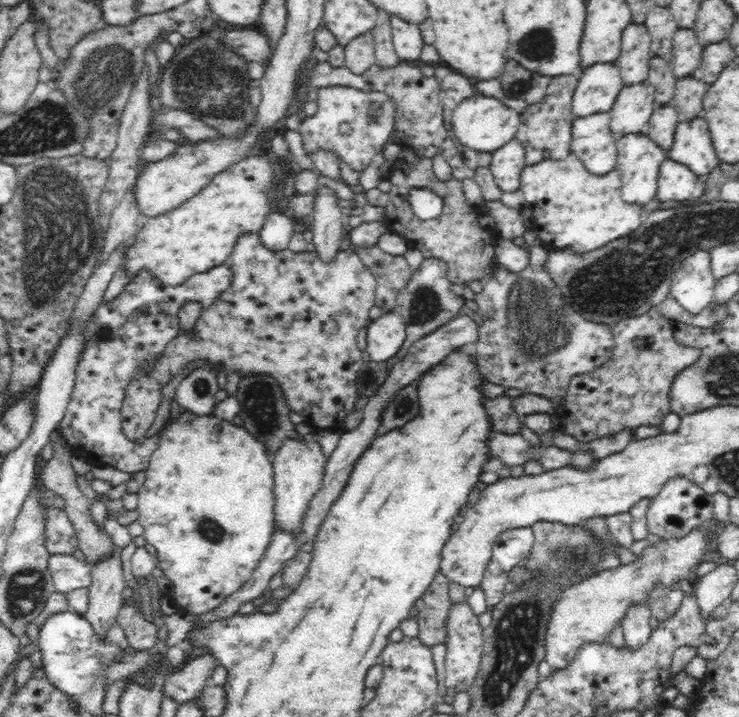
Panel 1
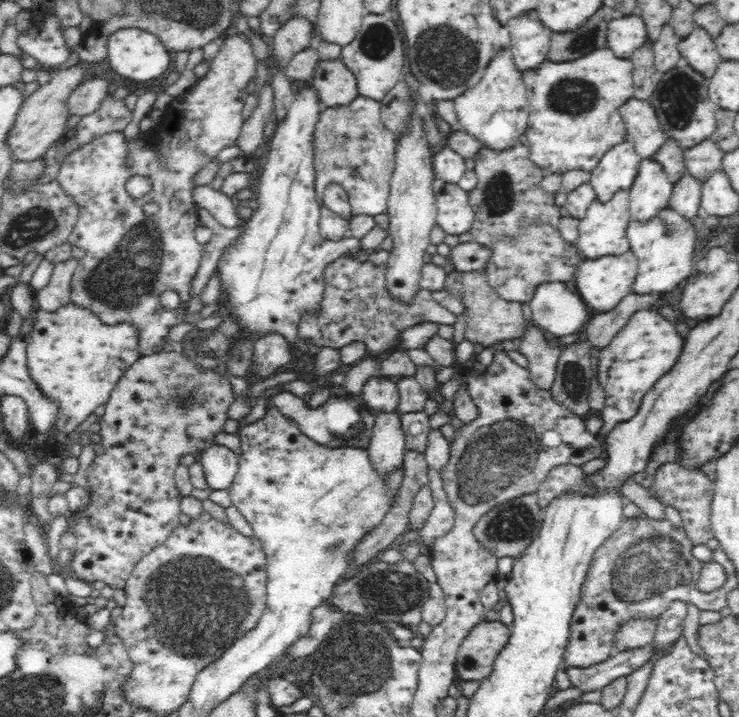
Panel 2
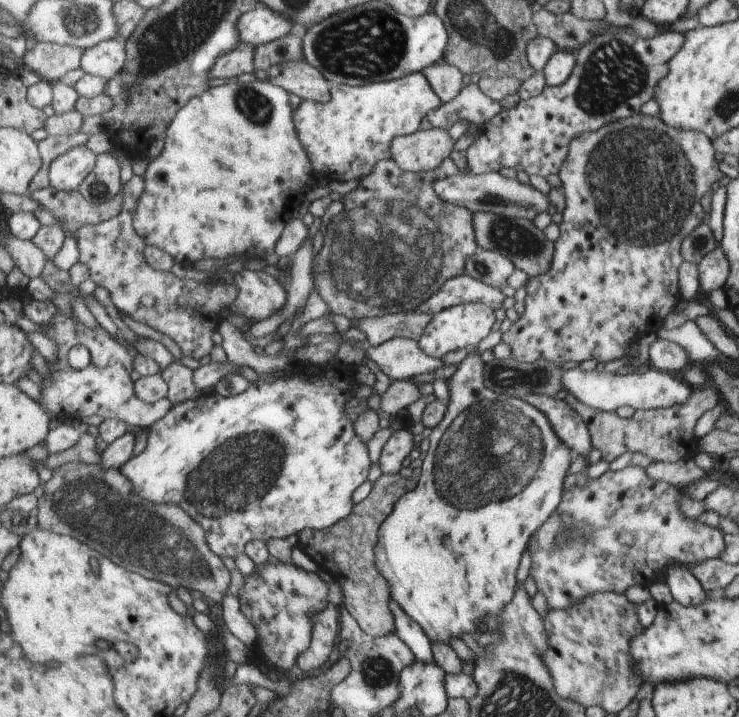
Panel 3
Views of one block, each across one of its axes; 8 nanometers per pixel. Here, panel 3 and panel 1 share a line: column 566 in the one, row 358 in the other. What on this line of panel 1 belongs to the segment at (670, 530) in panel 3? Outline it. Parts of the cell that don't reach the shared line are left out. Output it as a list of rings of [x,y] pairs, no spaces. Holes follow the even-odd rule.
[[[498,264],[498,266],[492,270],[491,276],[480,280],[480,283],[483,289],[480,290],[480,293],[475,294],[476,310],[480,315],[479,339],[471,348],[476,350],[477,366],[479,366],[480,374],[484,375],[484,378],[487,378],[489,382],[500,385],[506,390],[517,389],[523,394],[534,394],[535,396],[546,398],[552,401],[552,405],[559,406],[565,402],[564,399],[566,398],[566,394],[568,394],[568,388],[573,377],[592,372],[592,370],[603,366],[604,362],[607,362],[608,358],[612,357],[615,340],[611,326],[589,322],[587,319],[584,320],[584,318],[580,317],[580,314],[577,314],[576,310],[570,308],[566,303],[565,297],[560,293],[559,287],[551,279],[550,273],[545,268],[528,265],[520,272],[512,272]]]

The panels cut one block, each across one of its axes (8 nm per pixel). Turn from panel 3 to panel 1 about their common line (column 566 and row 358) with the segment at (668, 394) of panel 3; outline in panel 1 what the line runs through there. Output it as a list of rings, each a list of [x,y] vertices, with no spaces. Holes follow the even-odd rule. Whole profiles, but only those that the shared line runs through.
[[[394,311],[373,320],[368,326],[364,341],[367,360],[387,362],[402,350],[406,336],[404,322]]]

